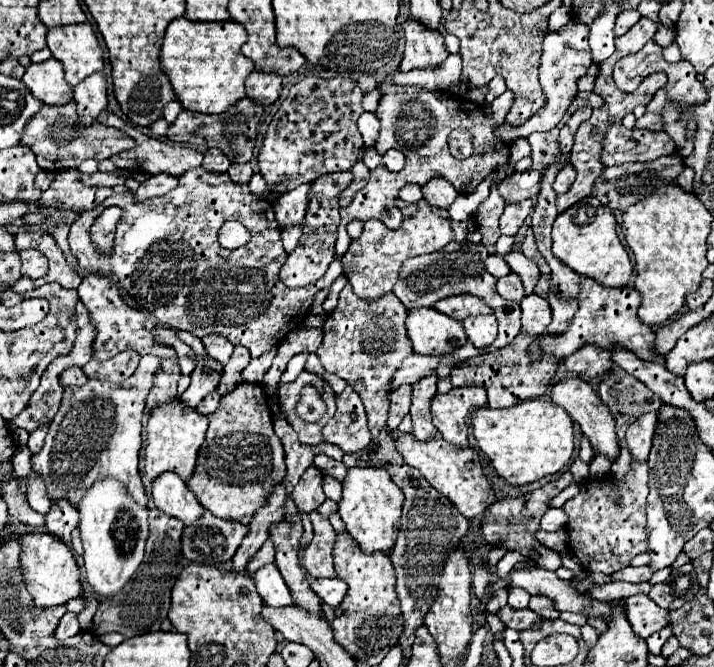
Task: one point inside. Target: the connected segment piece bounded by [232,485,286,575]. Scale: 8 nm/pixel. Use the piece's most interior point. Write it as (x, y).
(274, 511)

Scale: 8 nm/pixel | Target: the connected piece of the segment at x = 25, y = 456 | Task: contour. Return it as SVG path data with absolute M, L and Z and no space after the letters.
M18 447L12 457L12 465L14 465L14 475L18 475L18 477L30 475L30 449Z

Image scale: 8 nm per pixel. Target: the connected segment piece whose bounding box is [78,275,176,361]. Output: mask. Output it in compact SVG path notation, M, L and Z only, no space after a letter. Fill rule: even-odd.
M86 275L78 287L78 295L82 299L82 303L88 309L90 321L96 329L96 337L92 343L92 359L98 361L106 361L110 357L114 357L120 351L136 351L140 355L150 353L156 357L176 357L174 349L168 349L168 345L156 345L156 337L152 337L152 329L156 327L152 319L148 319L142 311L126 305L126 301L122 299L120 291L116 289L116 285L102 275Z

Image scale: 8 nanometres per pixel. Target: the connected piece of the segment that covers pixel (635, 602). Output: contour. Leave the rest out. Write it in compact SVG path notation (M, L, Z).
M648 595L624 597L624 599L620 599L620 605L626 611L632 631L642 639L648 639L652 633L656 633L668 625L670 611L658 607Z

